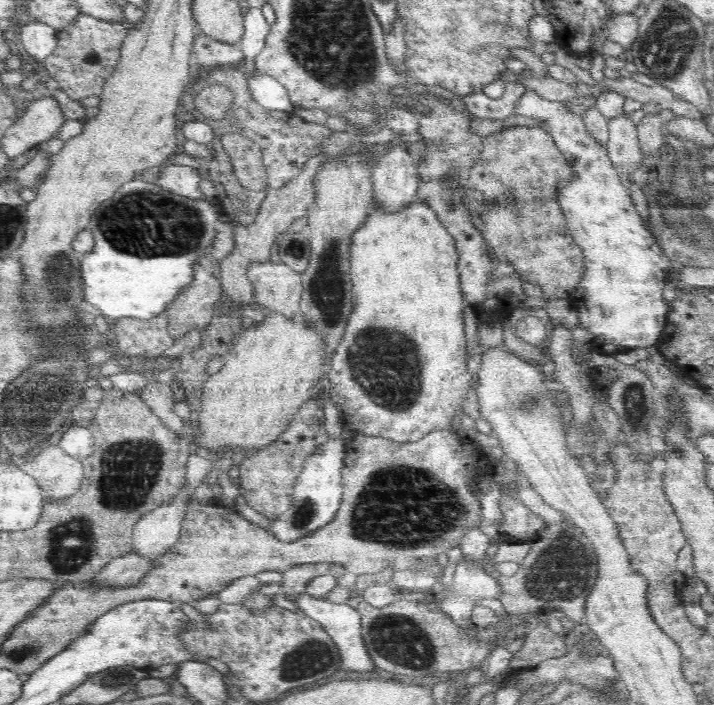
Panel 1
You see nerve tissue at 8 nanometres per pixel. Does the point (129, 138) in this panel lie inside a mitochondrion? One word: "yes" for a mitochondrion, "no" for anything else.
no

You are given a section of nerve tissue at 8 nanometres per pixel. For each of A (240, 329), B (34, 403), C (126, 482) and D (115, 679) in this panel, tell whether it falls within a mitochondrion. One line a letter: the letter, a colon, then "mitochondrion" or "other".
A: other
B: mitochondrion
C: mitochondrion
D: mitochondrion

